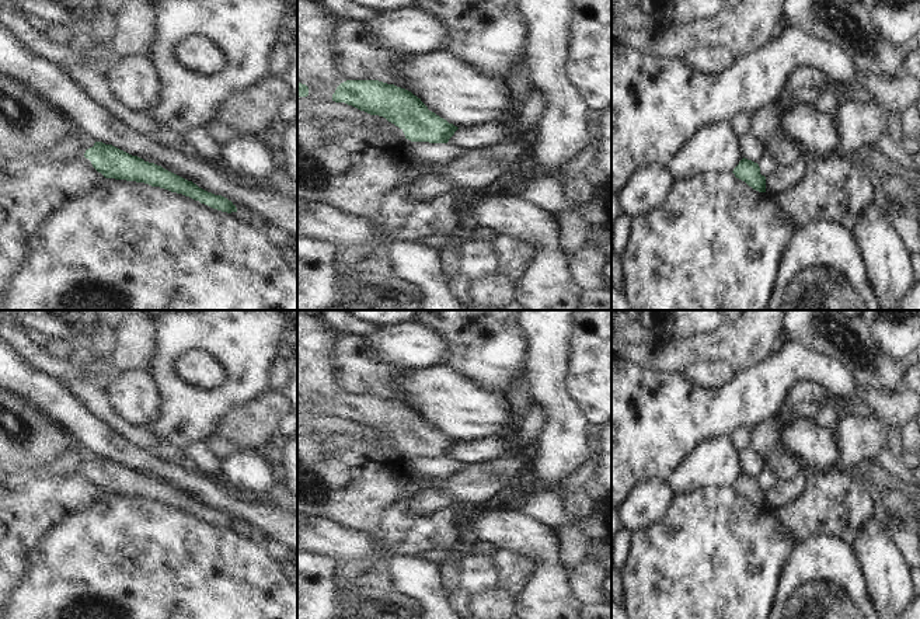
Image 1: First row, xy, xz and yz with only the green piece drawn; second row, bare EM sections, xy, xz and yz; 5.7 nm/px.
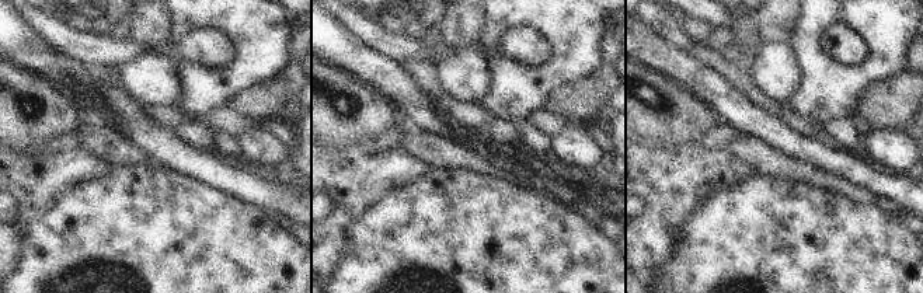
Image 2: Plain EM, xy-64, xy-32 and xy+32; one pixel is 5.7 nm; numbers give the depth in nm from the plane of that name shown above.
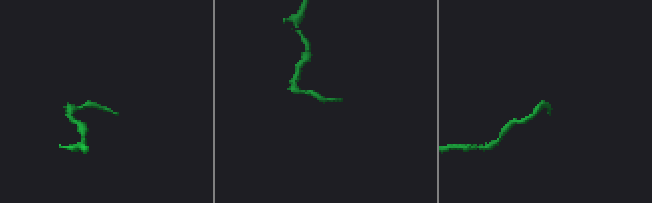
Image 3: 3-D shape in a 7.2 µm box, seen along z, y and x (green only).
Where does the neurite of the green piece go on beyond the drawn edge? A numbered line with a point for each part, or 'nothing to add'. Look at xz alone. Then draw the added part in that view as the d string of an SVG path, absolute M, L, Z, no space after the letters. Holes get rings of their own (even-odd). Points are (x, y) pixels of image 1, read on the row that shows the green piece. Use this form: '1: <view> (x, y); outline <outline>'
nothing to add

